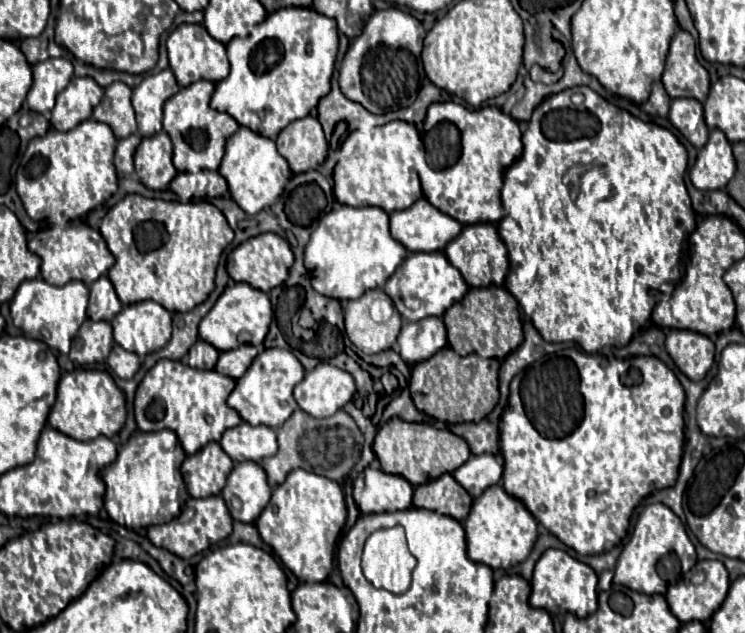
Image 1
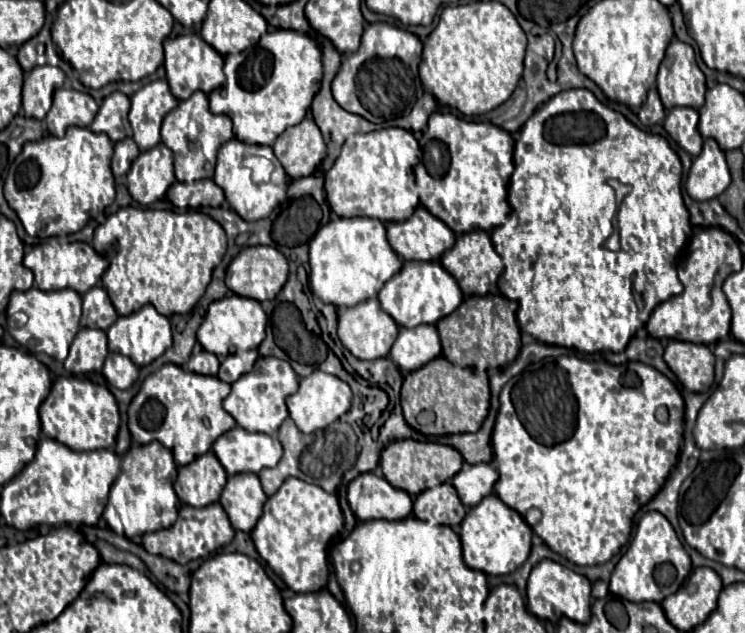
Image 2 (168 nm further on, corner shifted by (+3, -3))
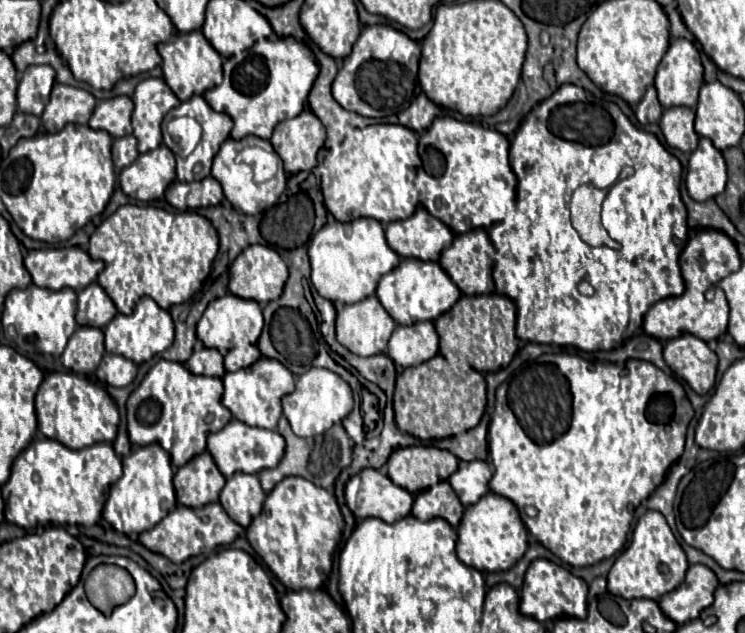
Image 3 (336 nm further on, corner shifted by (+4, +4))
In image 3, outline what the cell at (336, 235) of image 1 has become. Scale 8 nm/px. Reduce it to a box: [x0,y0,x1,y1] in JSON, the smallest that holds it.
[308,218,400,304]

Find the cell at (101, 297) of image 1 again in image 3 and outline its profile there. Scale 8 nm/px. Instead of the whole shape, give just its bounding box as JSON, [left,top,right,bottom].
[76,282,118,328]

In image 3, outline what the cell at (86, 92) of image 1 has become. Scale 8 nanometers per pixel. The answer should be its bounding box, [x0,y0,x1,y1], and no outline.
[40,82,96,132]

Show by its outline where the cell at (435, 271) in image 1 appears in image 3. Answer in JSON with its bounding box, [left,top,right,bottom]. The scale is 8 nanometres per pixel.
[376,258,460,326]

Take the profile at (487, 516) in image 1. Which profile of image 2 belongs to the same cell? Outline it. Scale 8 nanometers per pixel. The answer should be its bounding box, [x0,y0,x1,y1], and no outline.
[461,495,533,575]

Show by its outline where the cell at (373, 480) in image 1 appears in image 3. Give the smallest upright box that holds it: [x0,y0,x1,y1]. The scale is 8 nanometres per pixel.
[345,468,414,522]

